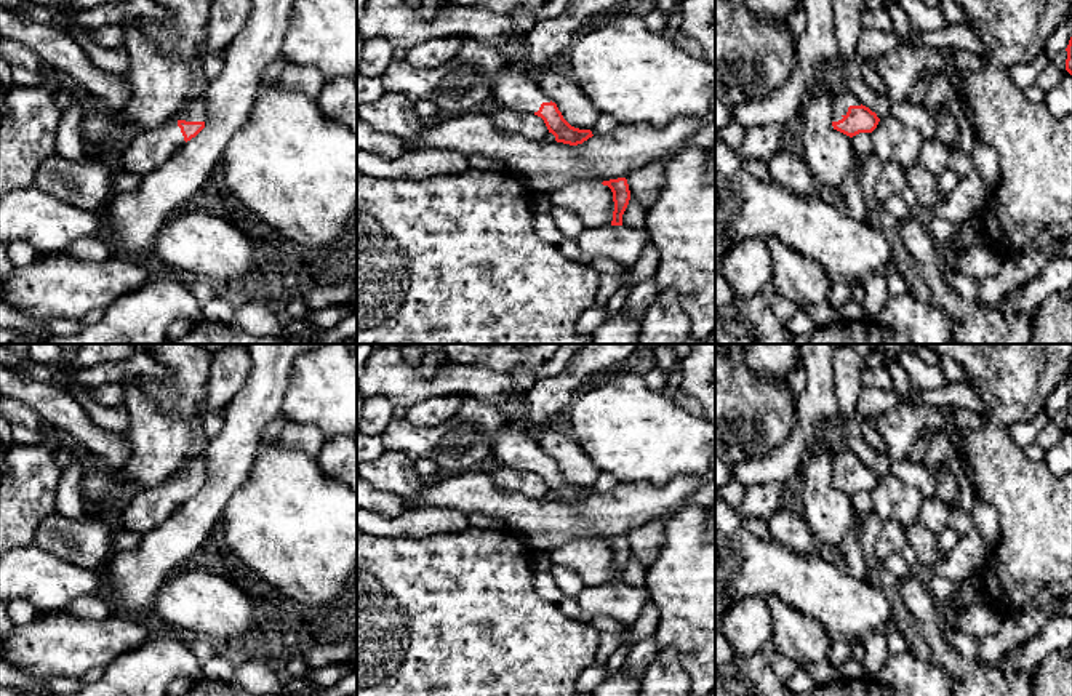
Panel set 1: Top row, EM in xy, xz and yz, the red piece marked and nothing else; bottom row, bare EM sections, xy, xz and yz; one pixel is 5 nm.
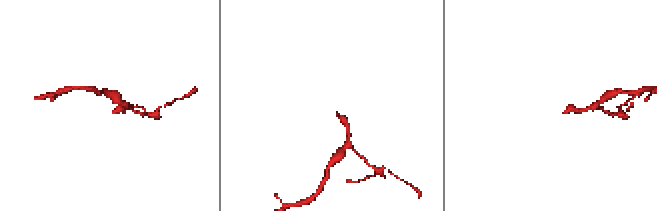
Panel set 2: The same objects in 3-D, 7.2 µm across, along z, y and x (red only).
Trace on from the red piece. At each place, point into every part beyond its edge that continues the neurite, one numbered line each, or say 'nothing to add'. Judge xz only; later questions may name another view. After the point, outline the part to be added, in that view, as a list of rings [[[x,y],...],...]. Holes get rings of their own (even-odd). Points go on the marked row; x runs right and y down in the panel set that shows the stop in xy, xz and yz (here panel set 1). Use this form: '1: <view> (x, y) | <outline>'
1: xz (512, 90) | [[[502,66],[490,78],[490,98],[498,109],[534,114],[550,98],[539,88],[528,72]]]

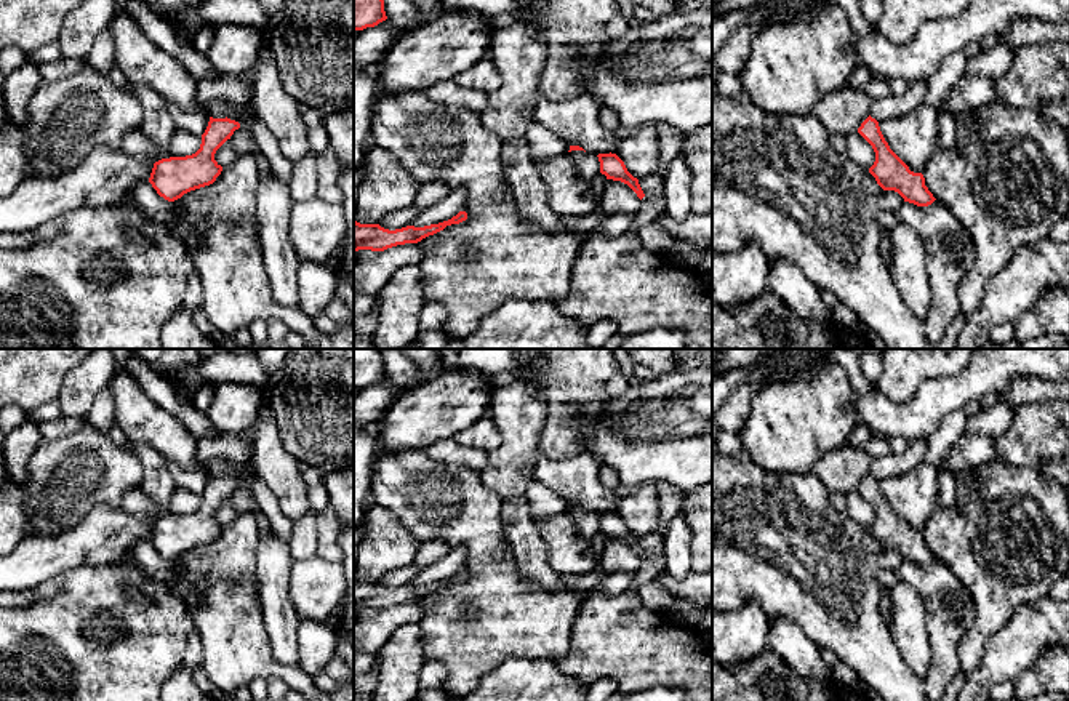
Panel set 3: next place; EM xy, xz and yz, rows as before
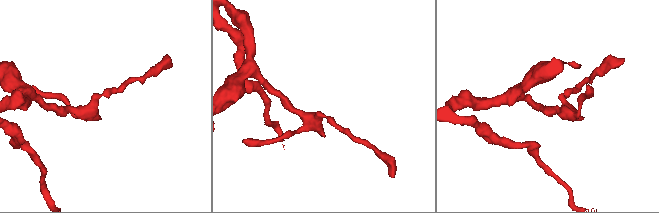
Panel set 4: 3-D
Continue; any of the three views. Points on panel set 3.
nothing to add

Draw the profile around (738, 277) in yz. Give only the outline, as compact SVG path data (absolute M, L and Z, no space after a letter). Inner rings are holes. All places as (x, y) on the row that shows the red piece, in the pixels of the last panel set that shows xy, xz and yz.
M757 242L739 250L712 253L712 304L735 309L767 290L770 261Z

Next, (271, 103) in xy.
M267 37L254 67L254 88L250 109L275 136L280 154L291 163L309 150L307 128L301 118L301 106L285 90Z

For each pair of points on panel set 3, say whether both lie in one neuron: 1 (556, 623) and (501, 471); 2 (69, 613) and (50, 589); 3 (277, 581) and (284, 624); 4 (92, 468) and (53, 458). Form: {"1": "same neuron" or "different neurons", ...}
{"1": "different neurons", "2": "different neurons", "3": "same neuron", "4": "same neuron"}

